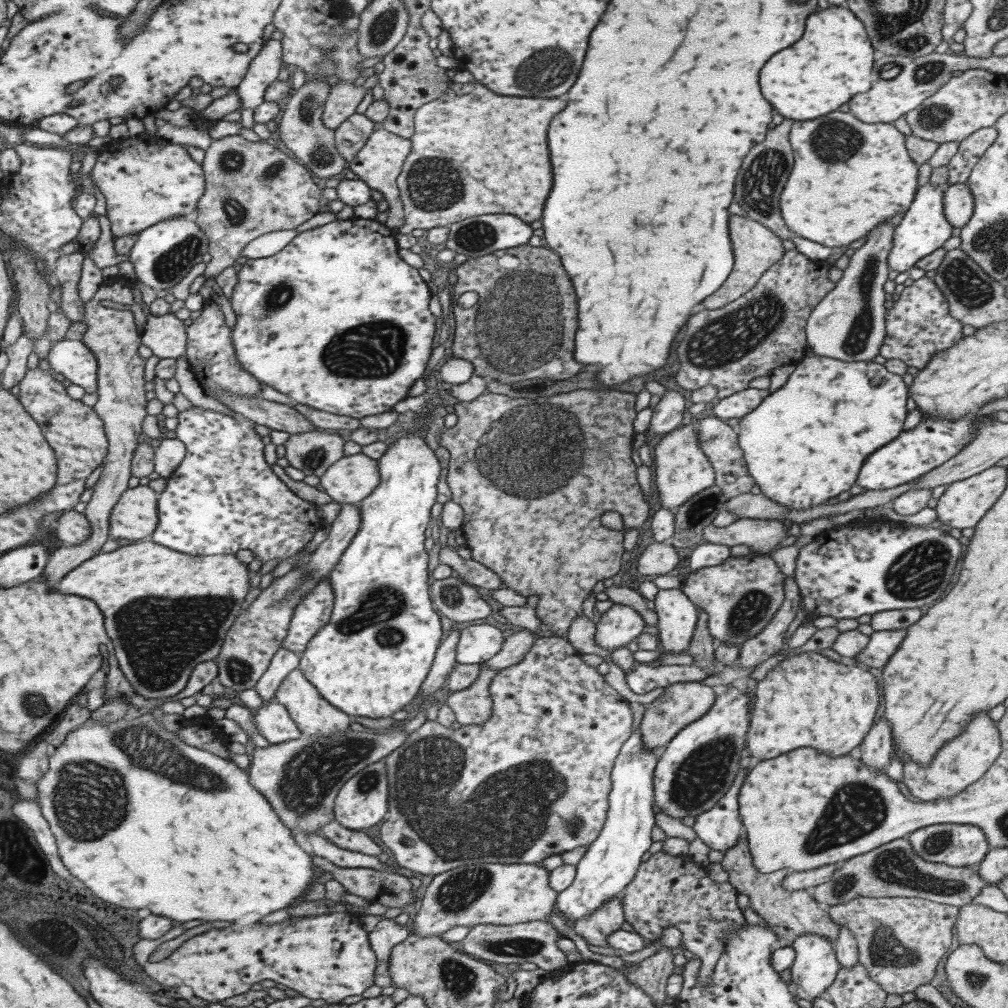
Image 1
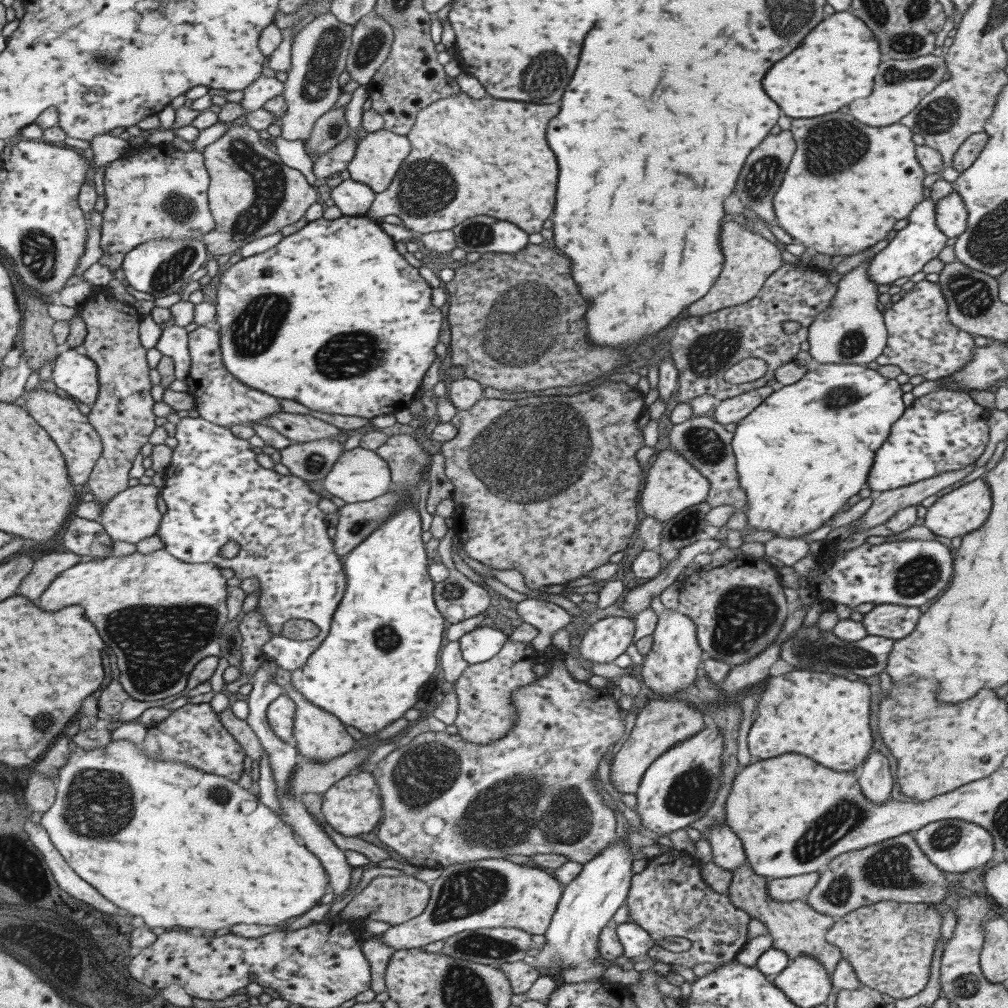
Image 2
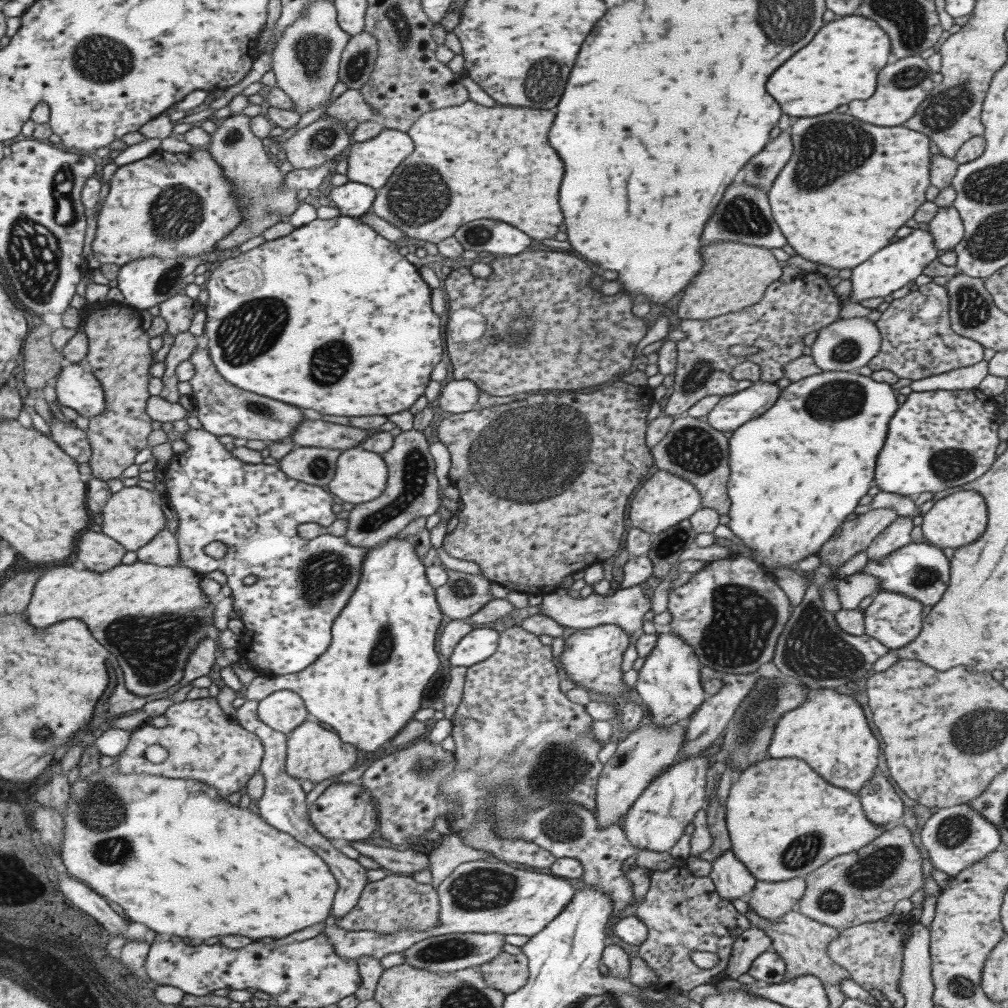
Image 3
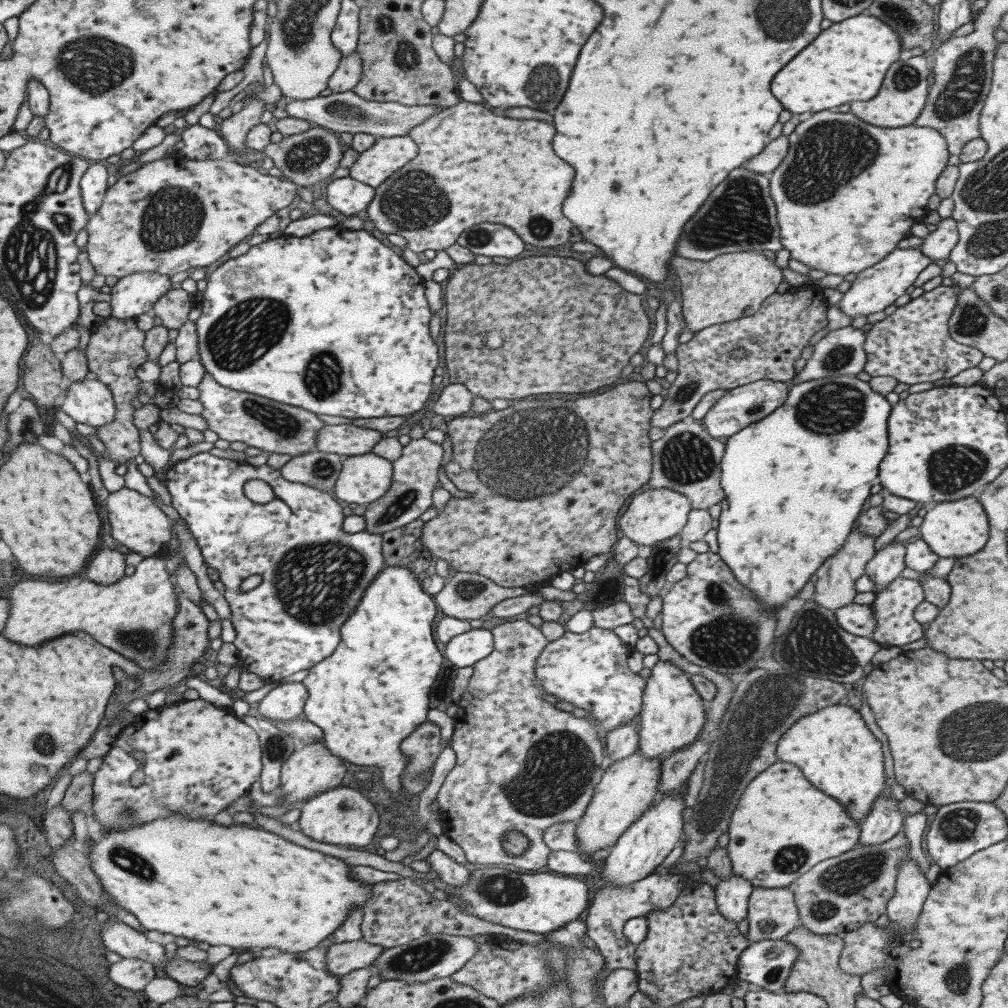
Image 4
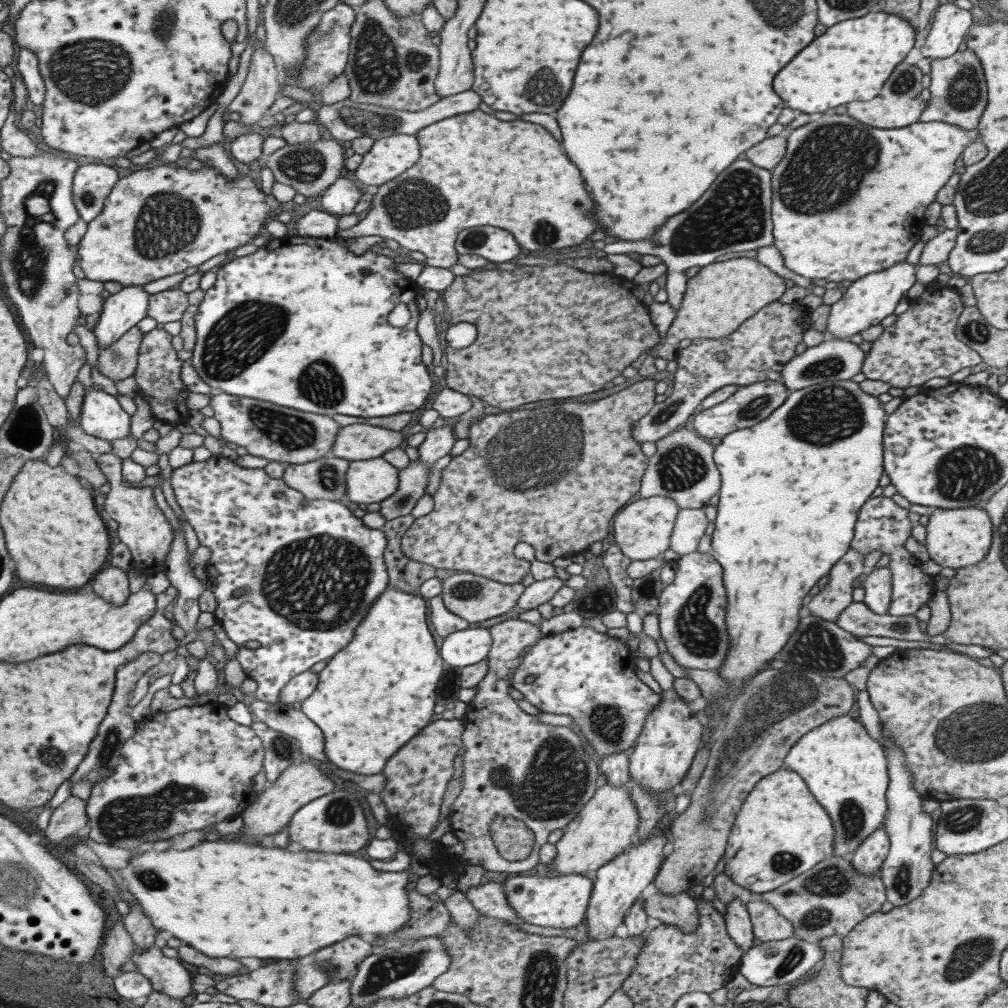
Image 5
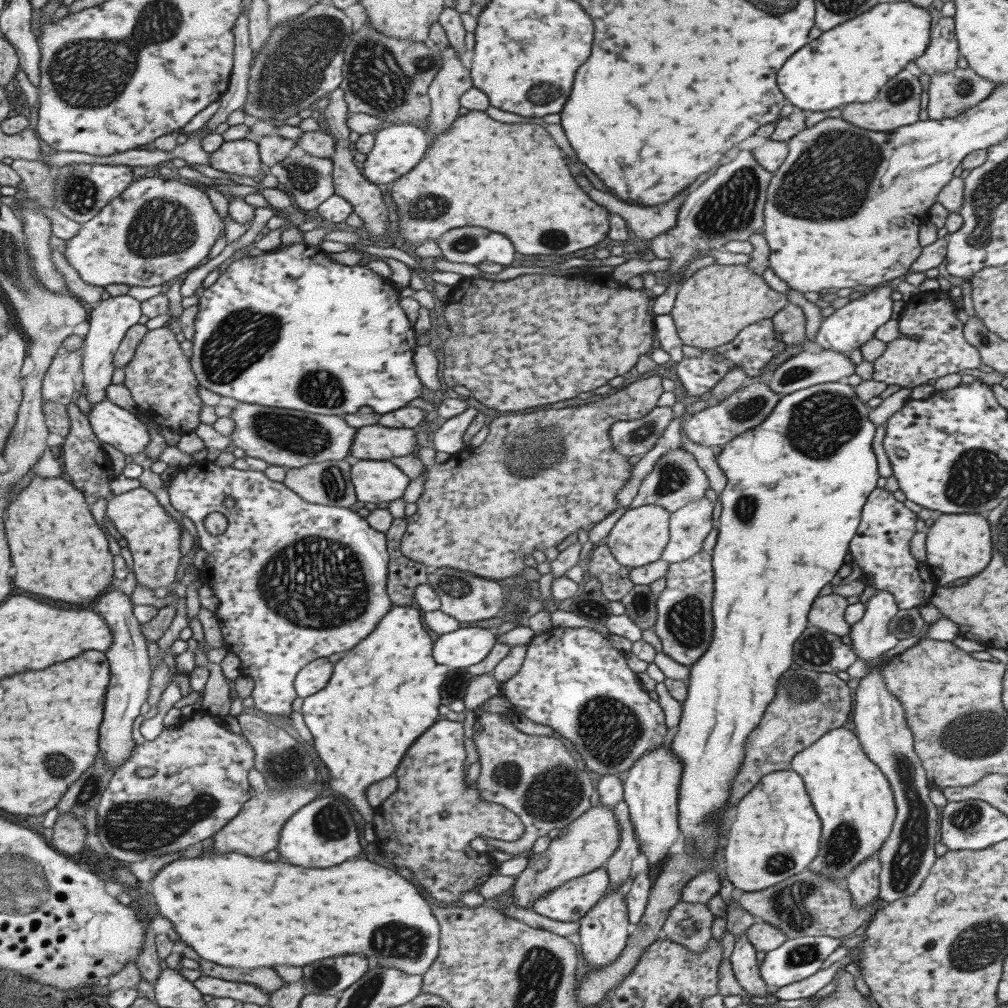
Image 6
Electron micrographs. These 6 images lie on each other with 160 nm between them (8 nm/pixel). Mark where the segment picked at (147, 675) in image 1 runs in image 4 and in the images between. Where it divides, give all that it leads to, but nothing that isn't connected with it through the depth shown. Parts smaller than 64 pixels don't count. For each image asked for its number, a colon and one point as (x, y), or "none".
2: (159, 616)
3: (149, 617)
4: (132, 616)

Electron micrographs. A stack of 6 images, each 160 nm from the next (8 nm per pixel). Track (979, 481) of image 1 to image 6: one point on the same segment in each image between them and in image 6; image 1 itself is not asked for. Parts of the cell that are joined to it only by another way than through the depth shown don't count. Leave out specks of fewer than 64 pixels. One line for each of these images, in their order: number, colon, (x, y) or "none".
2: (963, 509)
3: (955, 520)
4: (955, 528)
5: (955, 538)
6: (956, 545)

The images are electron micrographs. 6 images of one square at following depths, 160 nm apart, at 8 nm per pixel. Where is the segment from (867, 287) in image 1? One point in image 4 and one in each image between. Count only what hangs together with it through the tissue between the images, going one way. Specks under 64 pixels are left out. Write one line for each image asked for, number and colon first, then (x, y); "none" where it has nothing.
2: (850, 330)
3: (845, 345)
4: (839, 352)

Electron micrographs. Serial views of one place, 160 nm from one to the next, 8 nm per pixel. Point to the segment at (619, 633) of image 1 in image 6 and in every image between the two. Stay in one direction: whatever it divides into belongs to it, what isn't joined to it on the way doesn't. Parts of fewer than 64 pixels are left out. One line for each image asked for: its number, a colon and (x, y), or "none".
2: (607, 638)
3: (590, 657)
4: (589, 670)
5: (589, 676)
6: (571, 679)

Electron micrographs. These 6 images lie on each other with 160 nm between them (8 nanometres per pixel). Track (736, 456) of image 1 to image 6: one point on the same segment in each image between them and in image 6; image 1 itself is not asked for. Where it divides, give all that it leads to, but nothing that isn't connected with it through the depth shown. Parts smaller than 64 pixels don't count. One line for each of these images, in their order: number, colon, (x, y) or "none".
2: (705, 445)
3: (690, 450)
4: (686, 459)
5: (682, 469)
6: (675, 479)

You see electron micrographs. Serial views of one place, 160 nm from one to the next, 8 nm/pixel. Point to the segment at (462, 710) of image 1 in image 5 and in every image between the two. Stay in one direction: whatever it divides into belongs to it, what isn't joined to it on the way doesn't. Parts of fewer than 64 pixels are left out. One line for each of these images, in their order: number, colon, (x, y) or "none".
2: (483, 691)
3: (512, 726)
4: (520, 764)
5: (513, 765)

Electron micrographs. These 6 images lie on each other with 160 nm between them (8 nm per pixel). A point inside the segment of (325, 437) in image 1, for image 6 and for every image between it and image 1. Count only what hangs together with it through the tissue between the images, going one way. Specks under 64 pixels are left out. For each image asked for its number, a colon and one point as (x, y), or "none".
2: (308, 461)
3: (310, 465)
4: (319, 470)
5: (323, 479)
6: (328, 483)

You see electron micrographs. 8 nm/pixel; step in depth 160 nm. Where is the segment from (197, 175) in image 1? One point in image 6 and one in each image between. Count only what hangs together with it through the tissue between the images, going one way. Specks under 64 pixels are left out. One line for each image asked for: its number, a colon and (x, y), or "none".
2: (158, 191)
3: (165, 204)
4: (171, 215)
5: (156, 222)
6: (156, 229)

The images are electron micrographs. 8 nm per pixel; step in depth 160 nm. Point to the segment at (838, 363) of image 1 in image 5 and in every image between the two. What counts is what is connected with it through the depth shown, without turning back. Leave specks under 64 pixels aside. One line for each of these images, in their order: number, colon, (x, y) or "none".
2: (802, 453)
3: (823, 433)
4: (793, 483)
5: (789, 496)

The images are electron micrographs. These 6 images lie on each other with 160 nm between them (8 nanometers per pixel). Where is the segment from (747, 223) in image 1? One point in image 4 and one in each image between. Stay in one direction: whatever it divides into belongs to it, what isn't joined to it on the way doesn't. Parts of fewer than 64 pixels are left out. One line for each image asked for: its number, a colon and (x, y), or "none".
2: (748, 259)
3: (732, 276)
4: (733, 285)

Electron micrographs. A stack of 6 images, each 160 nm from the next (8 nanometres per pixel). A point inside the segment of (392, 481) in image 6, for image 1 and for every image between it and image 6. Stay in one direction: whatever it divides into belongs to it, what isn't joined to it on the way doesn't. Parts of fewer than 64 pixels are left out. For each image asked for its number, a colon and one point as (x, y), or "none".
1: (350, 479)
2: (358, 475)
3: (359, 476)
4: (362, 479)
5: (373, 480)

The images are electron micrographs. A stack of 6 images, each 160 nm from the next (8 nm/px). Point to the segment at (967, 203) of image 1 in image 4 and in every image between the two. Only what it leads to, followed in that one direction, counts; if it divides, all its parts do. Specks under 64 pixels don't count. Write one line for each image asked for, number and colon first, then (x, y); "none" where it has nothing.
2: (950, 215)
3: (945, 227)
4: (936, 245)

